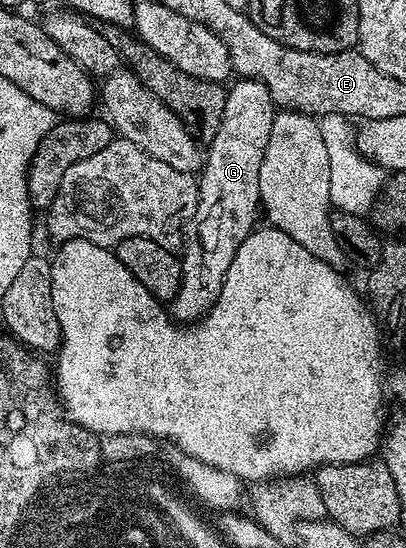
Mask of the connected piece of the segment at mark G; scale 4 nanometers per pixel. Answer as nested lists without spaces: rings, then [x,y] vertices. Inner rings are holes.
[[[237,77],[227,87],[227,92],[222,124],[215,136],[207,143],[204,169],[198,174],[200,199],[192,221],[187,227],[186,241],[180,258],[182,284],[170,303],[171,317],[180,324],[191,324],[210,312],[210,308],[222,292],[226,272],[230,272],[230,263],[234,261],[234,252],[238,252],[242,240],[246,240],[246,236],[252,233],[257,225],[256,214],[258,218],[258,211],[261,209],[258,168],[262,168],[266,144],[270,144],[270,128],[274,128],[278,107],[270,96],[270,88],[266,88],[266,84],[253,78]]]

